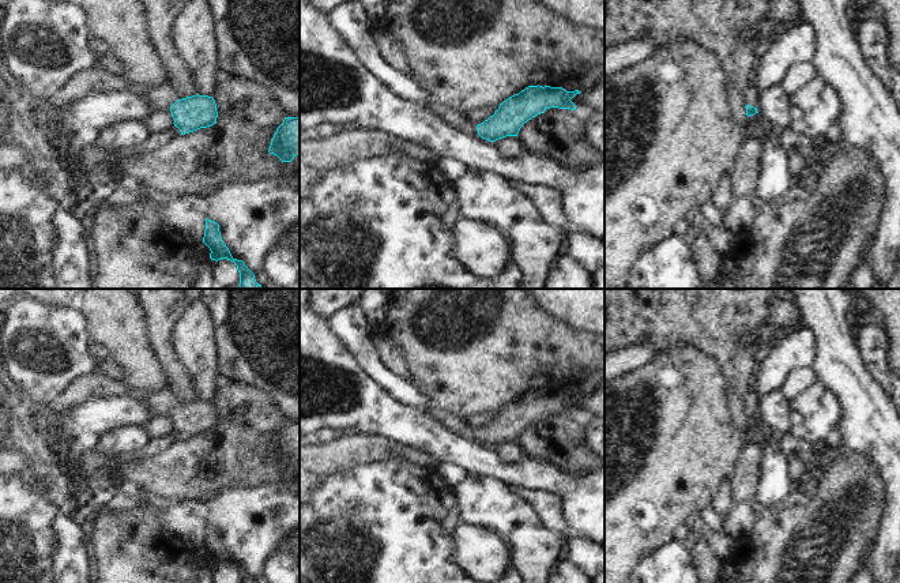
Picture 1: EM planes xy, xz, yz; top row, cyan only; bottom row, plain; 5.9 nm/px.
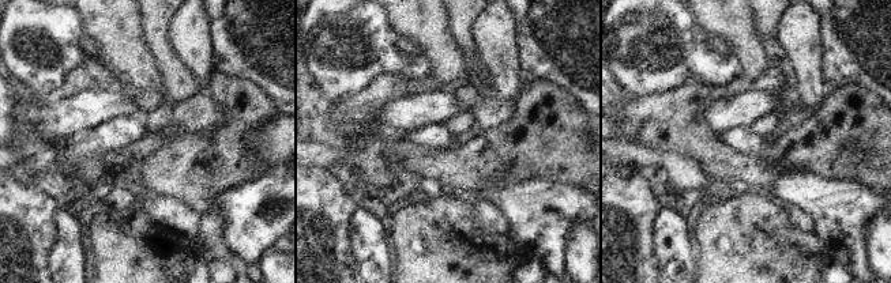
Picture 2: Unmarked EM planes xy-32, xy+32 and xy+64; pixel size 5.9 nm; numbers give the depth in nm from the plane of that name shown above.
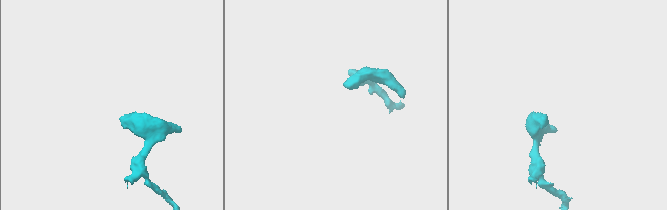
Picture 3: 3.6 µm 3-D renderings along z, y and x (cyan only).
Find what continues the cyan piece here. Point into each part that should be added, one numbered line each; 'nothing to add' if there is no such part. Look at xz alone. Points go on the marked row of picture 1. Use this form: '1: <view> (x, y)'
1: xz (454, 119)

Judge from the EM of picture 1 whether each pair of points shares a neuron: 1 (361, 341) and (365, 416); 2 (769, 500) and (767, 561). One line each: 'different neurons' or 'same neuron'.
1: different neurons
2: different neurons

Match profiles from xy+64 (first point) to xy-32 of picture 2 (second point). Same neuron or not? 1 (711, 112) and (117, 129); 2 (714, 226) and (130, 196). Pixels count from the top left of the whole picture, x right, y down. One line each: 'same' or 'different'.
1: different
2: different

